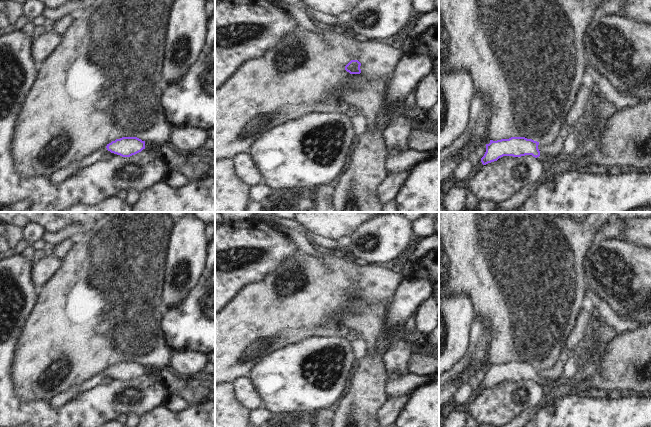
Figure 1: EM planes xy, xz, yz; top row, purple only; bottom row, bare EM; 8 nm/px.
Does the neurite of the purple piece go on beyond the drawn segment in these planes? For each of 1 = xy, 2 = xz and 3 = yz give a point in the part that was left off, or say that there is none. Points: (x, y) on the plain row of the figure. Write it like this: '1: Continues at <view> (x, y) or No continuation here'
1: Continues at xy (95, 379)
2: No continuation here
3: No continuation here

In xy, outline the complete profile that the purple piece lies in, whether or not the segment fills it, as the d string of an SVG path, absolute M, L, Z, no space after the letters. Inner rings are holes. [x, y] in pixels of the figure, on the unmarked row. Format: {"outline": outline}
{"outline": "M122 361L85 379L80 383L79 393L101 383L102 379L107 375L110 375L113 379L130 381L141 376L143 373L145 373L145 365L137 361Z"}

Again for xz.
{"outline": "M351 284L346 290L345 294L349 296L350 298L360 298L361 287L358 284Z"}

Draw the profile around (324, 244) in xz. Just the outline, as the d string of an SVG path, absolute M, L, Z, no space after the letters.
M278 218L278 220L281 226L302 234L310 243L312 243L318 249L324 251L336 251L339 248L339 244L336 240L324 239L318 235L310 234L309 232L305 231L294 219Z

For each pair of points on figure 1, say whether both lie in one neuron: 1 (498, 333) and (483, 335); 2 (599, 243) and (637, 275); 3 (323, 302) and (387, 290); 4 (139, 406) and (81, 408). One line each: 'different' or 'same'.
1: different
2: same
3: same
4: same

